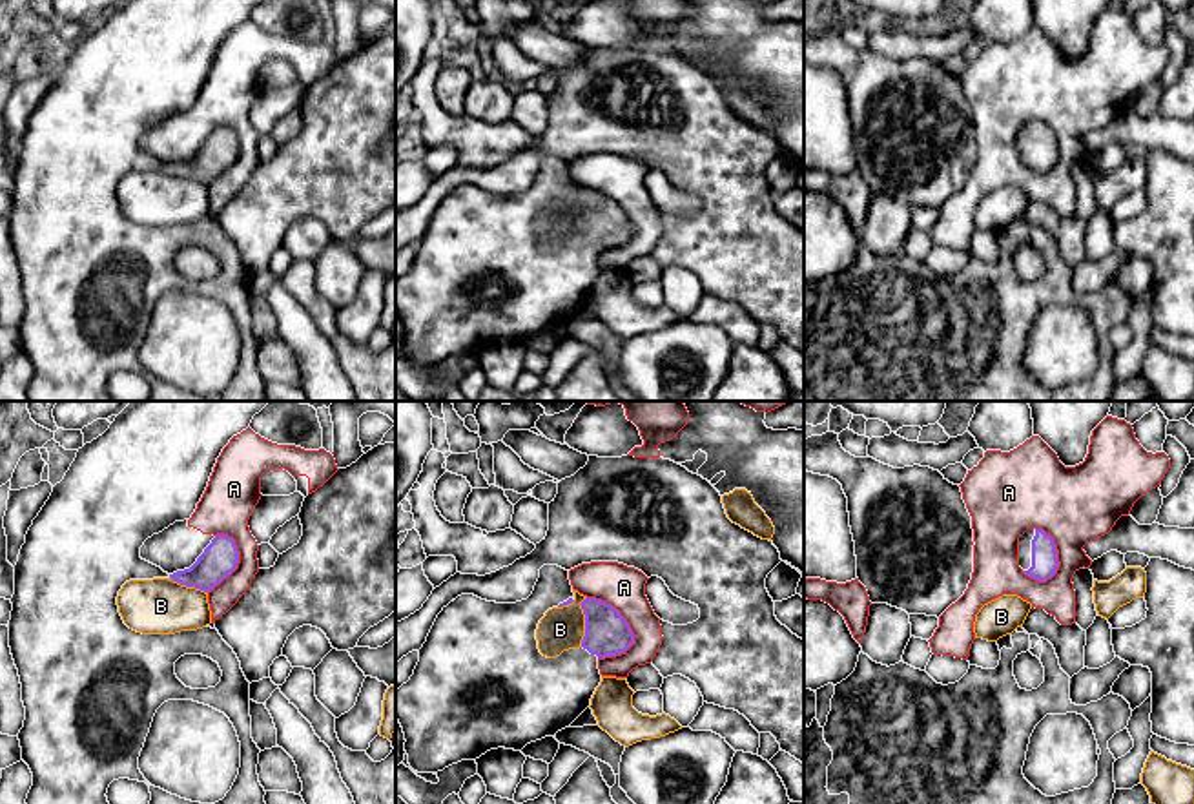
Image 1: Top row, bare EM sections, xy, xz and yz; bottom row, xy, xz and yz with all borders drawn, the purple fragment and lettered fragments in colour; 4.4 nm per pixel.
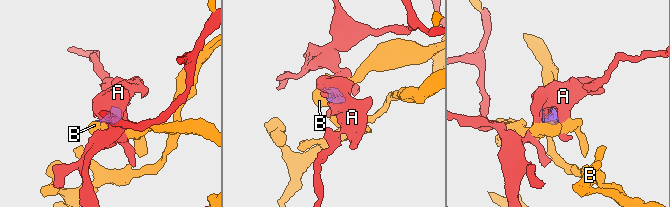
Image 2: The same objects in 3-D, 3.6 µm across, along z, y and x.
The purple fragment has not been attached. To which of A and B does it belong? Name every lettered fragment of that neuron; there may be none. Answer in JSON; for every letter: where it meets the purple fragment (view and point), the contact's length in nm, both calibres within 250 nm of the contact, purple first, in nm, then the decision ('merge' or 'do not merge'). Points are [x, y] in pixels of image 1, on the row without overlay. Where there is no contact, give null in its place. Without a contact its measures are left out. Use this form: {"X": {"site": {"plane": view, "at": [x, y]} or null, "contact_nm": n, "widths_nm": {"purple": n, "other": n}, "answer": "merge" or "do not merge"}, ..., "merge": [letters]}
{"A": {"site": {"plane": "xz", "at": [622, 208]}, "contact_nm": 300, "widths_nm": {"purple": 200, "other": 190}, "answer": "do not merge"}, "B": {"site": {"plane": "xz", "at": [586, 214]}, "contact_nm": 220, "widths_nm": {"purple": 200, "other": 190}, "answer": "do not merge"}, "merge": []}

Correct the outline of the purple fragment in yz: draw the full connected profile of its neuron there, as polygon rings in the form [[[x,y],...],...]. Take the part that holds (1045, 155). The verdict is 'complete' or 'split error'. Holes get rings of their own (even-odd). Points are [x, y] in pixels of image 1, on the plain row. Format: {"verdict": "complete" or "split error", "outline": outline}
{"verdict": "split error", "outline": [[[1028,120],[1019,129],[1019,159],[1037,173],[1052,170],[1059,159],[1054,129],[1043,120]]]}

